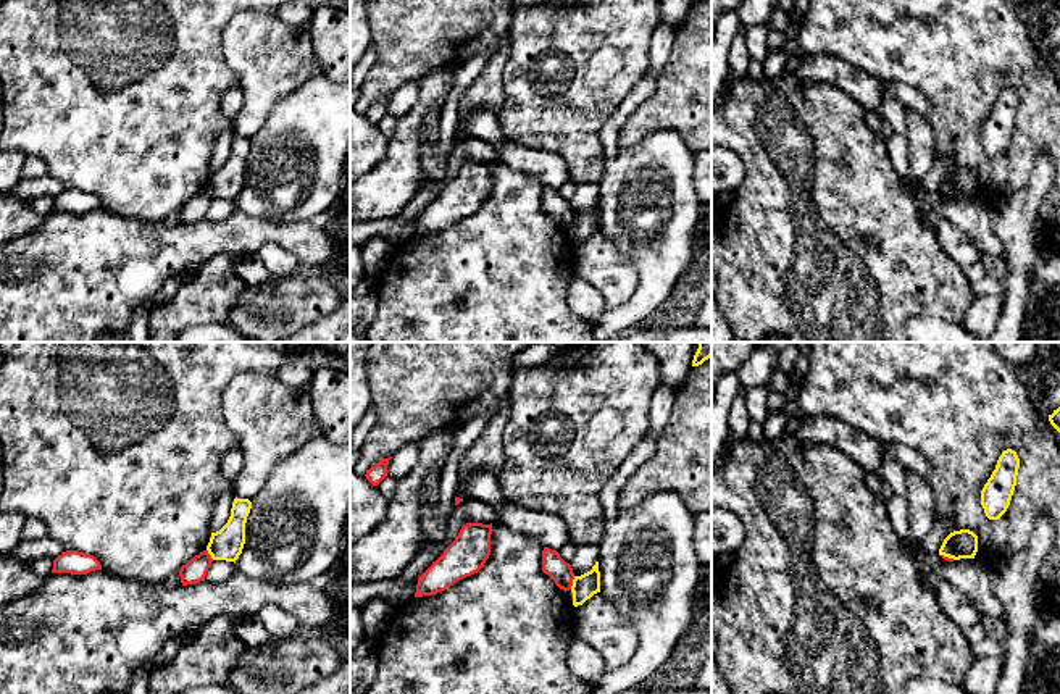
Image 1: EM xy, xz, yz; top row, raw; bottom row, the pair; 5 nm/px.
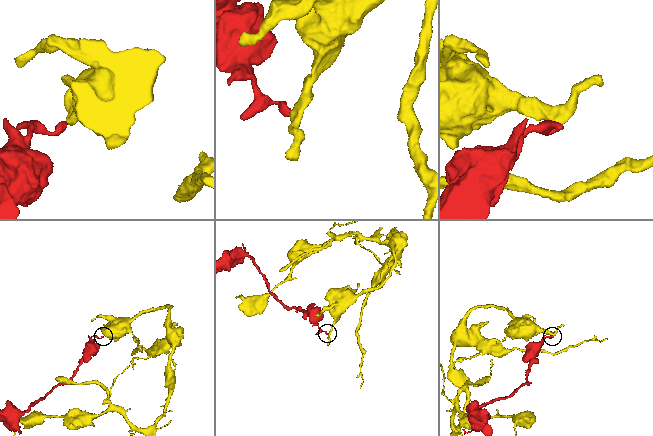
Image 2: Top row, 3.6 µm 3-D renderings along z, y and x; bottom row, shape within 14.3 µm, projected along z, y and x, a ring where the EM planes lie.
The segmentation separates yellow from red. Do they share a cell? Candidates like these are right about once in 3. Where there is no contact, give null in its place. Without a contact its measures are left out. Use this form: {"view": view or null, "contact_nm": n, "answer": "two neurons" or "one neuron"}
{"view": "xz", "contact_nm": 70, "answer": "two neurons"}

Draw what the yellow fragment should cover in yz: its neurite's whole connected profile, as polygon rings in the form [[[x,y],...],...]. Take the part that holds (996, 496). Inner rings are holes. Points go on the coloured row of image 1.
[[[1012,449],[1004,450],[981,491],[981,505],[989,520],[999,520],[1007,512],[1016,486],[1018,468],[1016,452]]]

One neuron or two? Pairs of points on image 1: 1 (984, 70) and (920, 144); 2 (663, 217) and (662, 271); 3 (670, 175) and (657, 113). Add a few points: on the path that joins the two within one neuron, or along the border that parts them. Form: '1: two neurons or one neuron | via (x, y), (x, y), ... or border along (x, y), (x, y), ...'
1: two neurons | border along (925, 118), (931, 128), (938, 154)
2: one neuron | via (662, 229), (662, 259)
3: two neurons | border along (626, 147), (659, 129), (673, 129), (692, 150)

